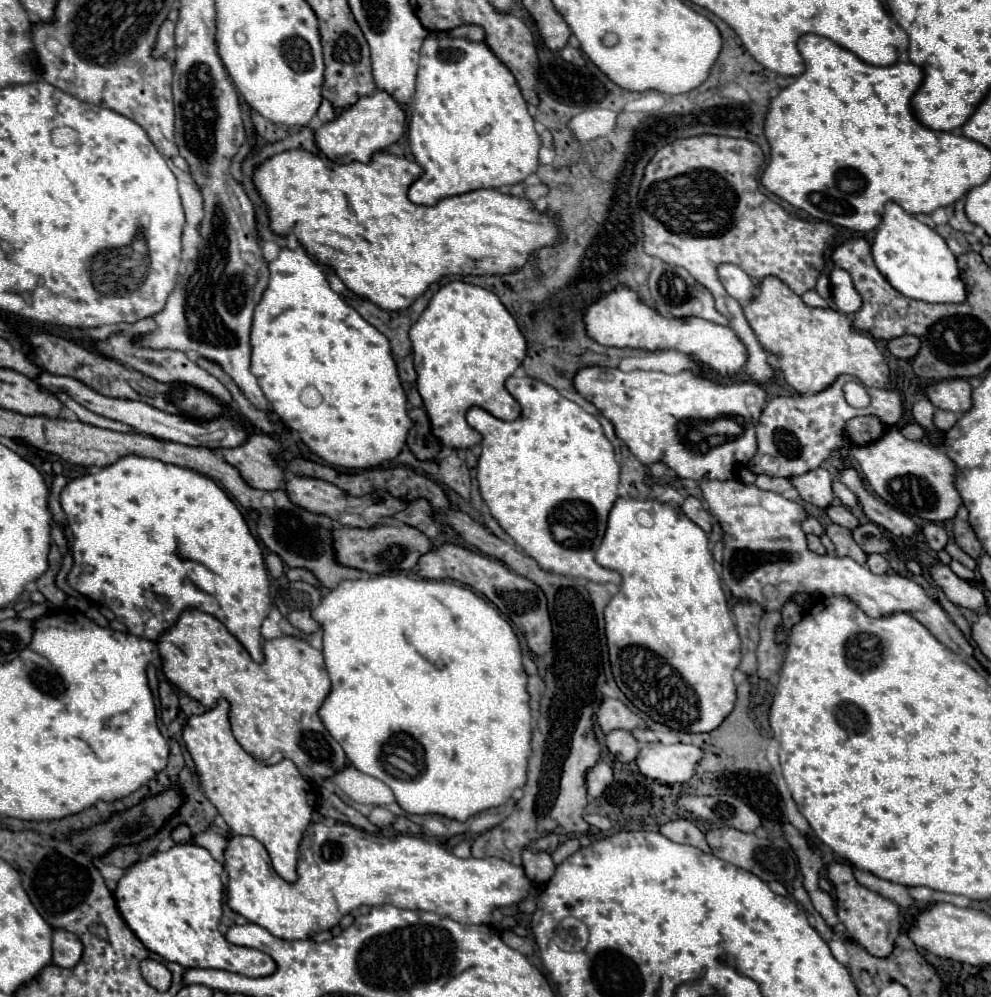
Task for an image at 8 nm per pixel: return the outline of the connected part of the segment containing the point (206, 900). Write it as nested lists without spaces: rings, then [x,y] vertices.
[[[182,843],[174,845],[170,851],[154,853],[146,861],[140,861],[132,865],[126,875],[120,879],[116,887],[116,903],[118,911],[128,923],[128,927],[136,933],[136,937],[154,953],[158,953],[166,961],[174,961],[182,967],[200,967],[200,969],[222,969],[240,973],[246,977],[266,977],[276,971],[276,963],[272,957],[258,949],[250,947],[238,947],[226,941],[226,937],[220,933],[218,925],[222,919],[222,897],[224,897],[224,883],[222,883],[224,867],[212,855],[194,843]]]

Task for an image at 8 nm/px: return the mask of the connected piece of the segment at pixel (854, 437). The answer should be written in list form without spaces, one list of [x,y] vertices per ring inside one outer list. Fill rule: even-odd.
[[[856,417],[844,427],[846,437],[852,445],[872,445],[886,433],[886,425],[878,417]]]

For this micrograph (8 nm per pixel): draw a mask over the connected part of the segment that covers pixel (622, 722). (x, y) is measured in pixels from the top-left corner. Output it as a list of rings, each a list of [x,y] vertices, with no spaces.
[[[604,699],[602,707],[598,709],[598,725],[600,725],[600,729],[604,733],[614,731],[614,729],[632,731],[638,725],[644,725],[644,721],[634,711],[630,711],[622,701],[618,701],[618,699]]]

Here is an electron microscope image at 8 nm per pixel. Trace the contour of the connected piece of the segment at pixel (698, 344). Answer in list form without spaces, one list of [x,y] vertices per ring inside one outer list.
[[[618,287],[612,293],[600,297],[596,303],[592,303],[586,309],[584,315],[586,331],[592,339],[596,339],[600,345],[608,347],[634,347],[634,349],[678,349],[684,353],[690,353],[698,363],[704,367],[714,369],[720,375],[734,375],[740,371],[748,359],[746,347],[740,343],[738,335],[730,327],[714,325],[704,319],[666,319],[658,315],[654,309],[644,305],[640,297],[630,291],[628,287]]]

